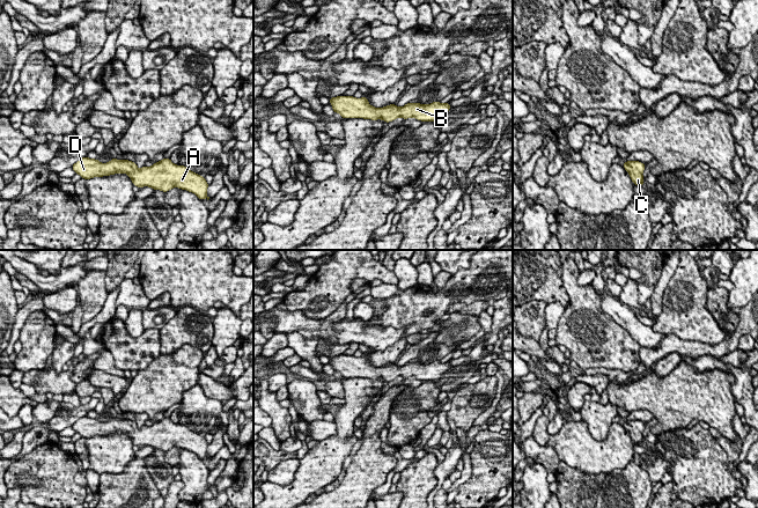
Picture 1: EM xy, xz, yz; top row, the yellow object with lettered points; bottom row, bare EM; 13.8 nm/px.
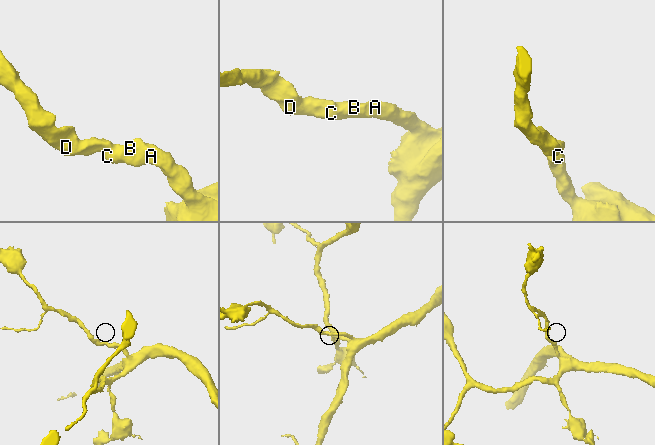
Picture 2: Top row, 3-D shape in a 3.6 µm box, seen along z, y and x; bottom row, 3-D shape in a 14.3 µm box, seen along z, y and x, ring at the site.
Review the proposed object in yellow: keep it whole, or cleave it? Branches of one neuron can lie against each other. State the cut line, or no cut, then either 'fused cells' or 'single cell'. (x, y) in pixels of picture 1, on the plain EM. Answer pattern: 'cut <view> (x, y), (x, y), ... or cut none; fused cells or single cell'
cut none; single cell

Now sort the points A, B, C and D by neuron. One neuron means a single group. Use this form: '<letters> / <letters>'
A B C D

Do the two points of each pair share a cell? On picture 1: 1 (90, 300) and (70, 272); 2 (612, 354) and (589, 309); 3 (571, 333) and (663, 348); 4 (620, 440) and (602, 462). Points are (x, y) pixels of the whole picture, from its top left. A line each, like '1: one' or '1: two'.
1: two
2: one
3: two
4: one

